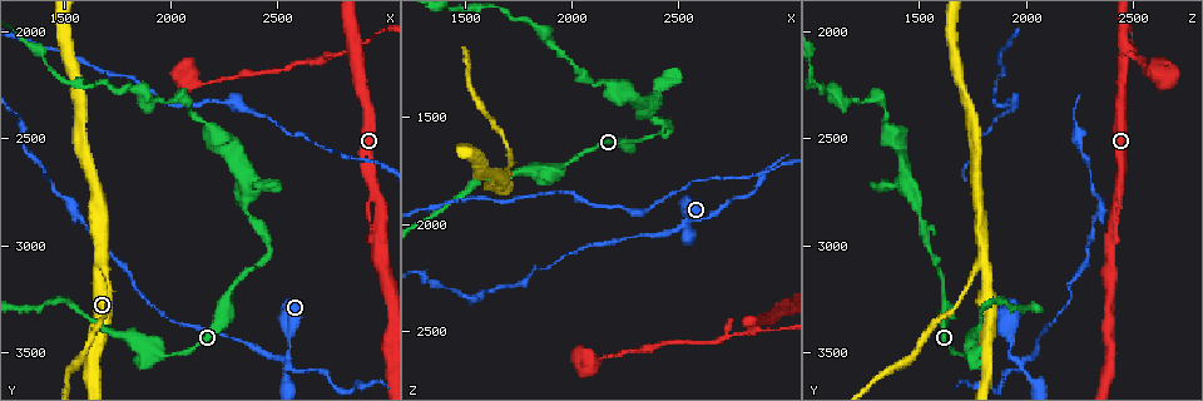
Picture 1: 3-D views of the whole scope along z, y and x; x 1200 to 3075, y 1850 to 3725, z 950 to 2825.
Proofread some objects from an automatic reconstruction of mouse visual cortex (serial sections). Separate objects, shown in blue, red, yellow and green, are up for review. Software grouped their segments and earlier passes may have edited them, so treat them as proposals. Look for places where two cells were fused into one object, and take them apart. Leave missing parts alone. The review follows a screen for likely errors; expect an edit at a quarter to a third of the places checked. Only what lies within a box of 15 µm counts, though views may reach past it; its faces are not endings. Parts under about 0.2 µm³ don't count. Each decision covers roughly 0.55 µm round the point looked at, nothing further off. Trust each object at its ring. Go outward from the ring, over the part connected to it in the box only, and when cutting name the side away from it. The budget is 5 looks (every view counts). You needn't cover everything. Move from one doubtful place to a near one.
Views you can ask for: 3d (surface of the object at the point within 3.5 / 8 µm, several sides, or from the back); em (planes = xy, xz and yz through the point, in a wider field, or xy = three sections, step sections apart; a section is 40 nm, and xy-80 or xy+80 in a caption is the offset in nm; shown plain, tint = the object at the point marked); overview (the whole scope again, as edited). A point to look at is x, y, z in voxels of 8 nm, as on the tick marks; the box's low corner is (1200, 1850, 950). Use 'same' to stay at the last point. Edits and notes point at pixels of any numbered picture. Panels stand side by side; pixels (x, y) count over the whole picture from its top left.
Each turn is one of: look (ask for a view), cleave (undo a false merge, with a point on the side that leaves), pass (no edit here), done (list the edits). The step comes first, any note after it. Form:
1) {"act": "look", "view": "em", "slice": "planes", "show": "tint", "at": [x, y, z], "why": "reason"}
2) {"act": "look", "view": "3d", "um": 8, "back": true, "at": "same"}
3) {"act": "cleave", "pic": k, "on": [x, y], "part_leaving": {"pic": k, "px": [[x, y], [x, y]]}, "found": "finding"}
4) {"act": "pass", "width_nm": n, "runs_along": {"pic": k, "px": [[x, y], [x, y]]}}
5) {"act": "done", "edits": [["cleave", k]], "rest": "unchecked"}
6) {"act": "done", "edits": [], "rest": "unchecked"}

{"act": "look", "view": "3d", "um": 8, "at": [2550, 3540, 1960], "why": "three-way junction"}

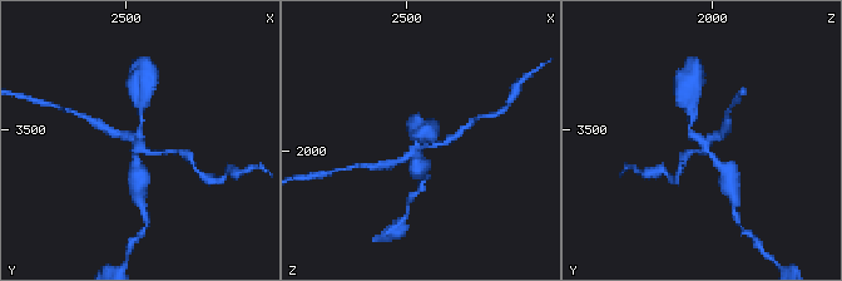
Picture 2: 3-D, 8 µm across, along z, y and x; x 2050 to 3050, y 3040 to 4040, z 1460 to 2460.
{"act": "look", "view": "em", "slice": "xy", "step": 5, "show": "tint", "at": [2550, 3540, 1960]}

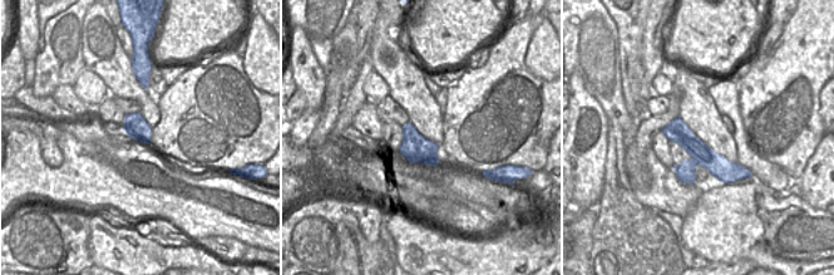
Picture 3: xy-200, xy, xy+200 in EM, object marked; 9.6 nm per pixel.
{"act": "cleave", "pic": 2, "on": [113, 133], "part_leaving": {"pic": 2, "px": [[132, 138], [110, 132], [95, 123]]}, "found": "a second cell is stuck on"}

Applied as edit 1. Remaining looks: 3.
{"act": "look", "view": "3d", "um": 3.5, "at": [1660, 3080, 1800]}

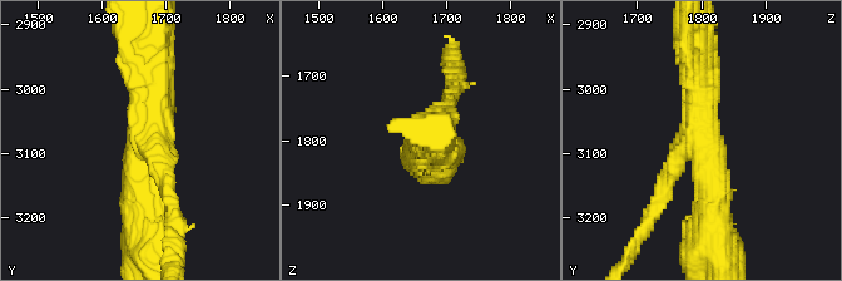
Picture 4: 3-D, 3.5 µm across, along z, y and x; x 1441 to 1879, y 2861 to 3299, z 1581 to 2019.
{"act": "look", "view": "em", "slice": "planes", "show": "tint", "at": [1665, 3080, 1800], "why": "shape alone is not enough"}

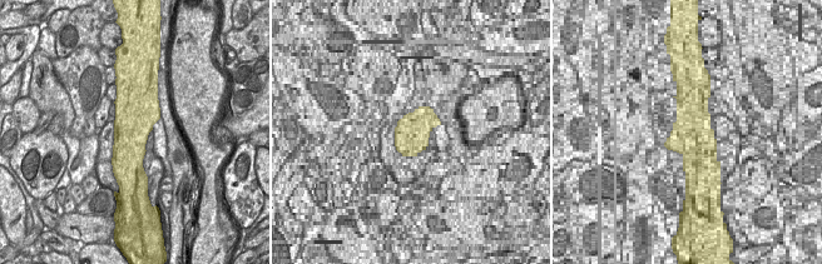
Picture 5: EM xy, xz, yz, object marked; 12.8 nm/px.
{"act": "pass", "found": "all the same cell"}

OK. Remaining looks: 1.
{"act": "done", "edits": [["cleave", 2]], "rest": "unchecked"}

